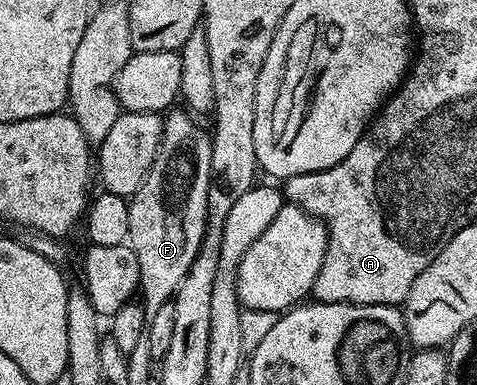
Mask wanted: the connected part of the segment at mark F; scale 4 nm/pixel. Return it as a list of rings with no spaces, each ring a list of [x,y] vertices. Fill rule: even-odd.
[[[169,110],[163,116],[163,131],[156,159],[146,173],[140,188],[130,196],[128,204],[130,229],[127,246],[131,247],[138,257],[140,301],[147,318],[151,318],[176,294],[178,285],[200,251],[201,241],[204,239],[204,231],[207,227],[212,140],[207,130],[200,131],[199,125],[196,124],[199,122],[187,110],[176,110]]]

